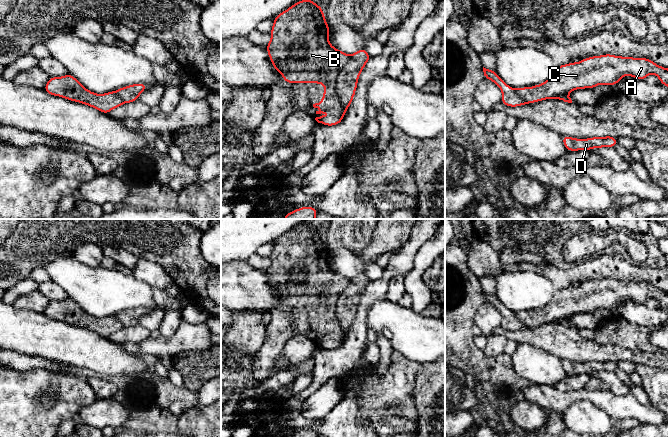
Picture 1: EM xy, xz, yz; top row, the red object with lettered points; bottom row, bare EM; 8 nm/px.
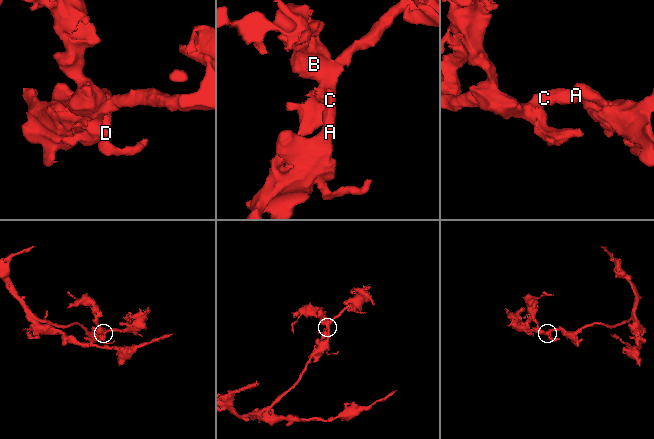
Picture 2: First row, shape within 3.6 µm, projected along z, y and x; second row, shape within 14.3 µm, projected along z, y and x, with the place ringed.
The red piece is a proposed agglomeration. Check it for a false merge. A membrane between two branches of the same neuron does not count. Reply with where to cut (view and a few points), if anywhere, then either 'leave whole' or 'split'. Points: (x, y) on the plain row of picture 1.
xz (350, 279), (336, 306), (336, 319), (342, 339) | split

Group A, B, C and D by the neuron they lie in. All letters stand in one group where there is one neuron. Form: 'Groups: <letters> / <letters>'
Groups: A C / B D

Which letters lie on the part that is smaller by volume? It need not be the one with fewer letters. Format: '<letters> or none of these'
B, D

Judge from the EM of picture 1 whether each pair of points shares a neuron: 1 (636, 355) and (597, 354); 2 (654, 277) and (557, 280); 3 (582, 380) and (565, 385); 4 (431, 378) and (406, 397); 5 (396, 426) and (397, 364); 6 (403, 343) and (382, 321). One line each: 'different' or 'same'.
1: same
2: same
3: same
4: different
5: same
6: same

